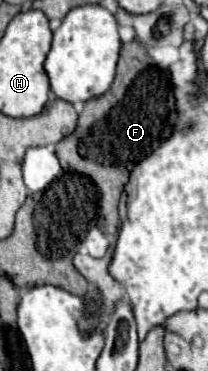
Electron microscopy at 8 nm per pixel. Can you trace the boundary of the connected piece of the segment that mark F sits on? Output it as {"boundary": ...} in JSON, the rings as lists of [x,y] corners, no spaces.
{"boundary":[[[140,40],[126,42],[120,50],[116,78],[110,90],[100,98],[88,100],[80,112],[76,130],[56,144],[60,164],[90,176],[102,192],[100,216],[106,222],[104,230],[108,234],[116,234],[118,230],[118,202],[130,178],[130,170],[172,134],[176,120],[174,104],[170,72],[154,64],[148,48]]]}

